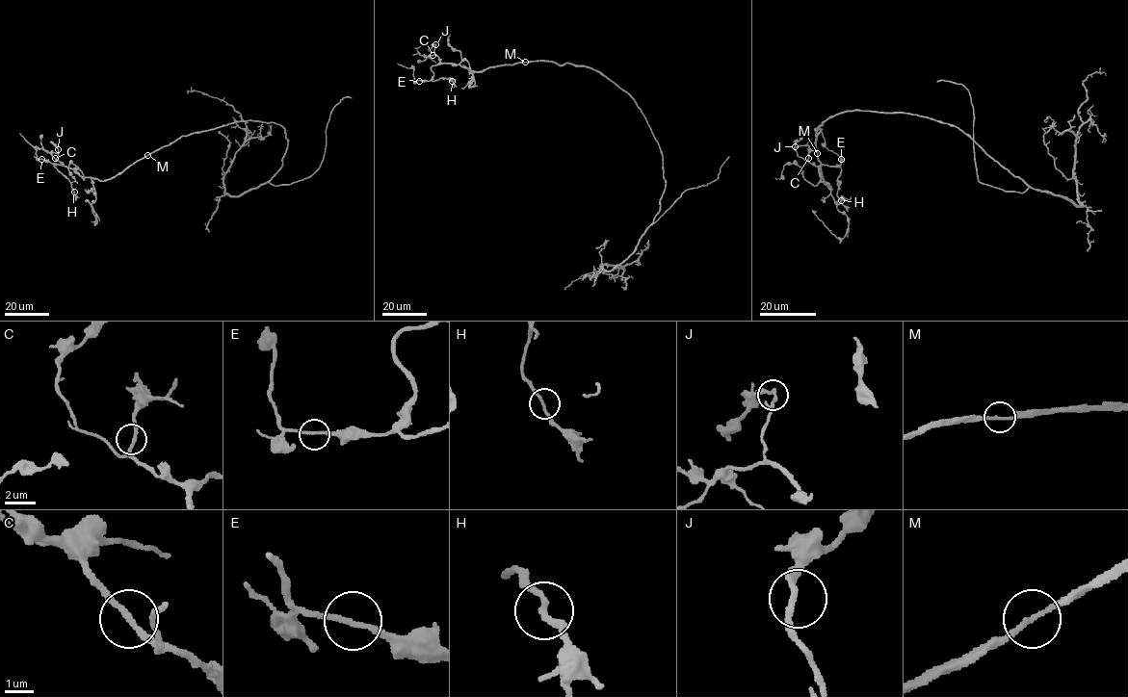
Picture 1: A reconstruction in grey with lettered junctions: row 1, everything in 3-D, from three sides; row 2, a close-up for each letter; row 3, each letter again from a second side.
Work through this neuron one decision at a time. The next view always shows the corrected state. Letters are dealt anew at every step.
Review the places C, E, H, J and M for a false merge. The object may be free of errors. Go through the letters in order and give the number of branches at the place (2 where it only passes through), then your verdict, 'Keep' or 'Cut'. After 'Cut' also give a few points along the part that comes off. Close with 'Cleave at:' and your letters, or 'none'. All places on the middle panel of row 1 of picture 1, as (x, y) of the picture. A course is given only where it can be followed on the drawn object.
C: Branches: 2. Keep
E: Branches: 2. Keep
H: Branches: 2. Keep
J: Branches: 2. Keep
M: Branches: 2. Keep
Cleave at: none

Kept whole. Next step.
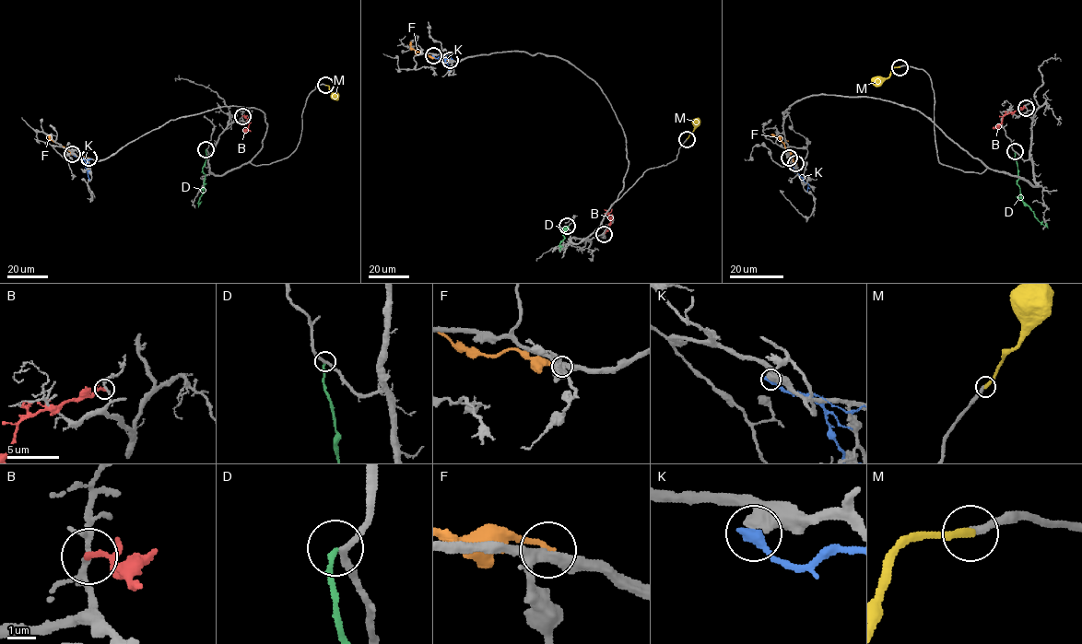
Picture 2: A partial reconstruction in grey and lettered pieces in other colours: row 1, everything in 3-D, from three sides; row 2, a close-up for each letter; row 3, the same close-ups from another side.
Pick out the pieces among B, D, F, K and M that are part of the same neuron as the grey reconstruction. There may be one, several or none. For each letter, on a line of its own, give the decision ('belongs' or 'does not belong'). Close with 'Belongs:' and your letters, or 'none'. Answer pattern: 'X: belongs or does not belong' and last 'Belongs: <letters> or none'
B: does not belong
D: does not belong
F: does not belong
K: does not belong
M: belongs
Belongs: M

